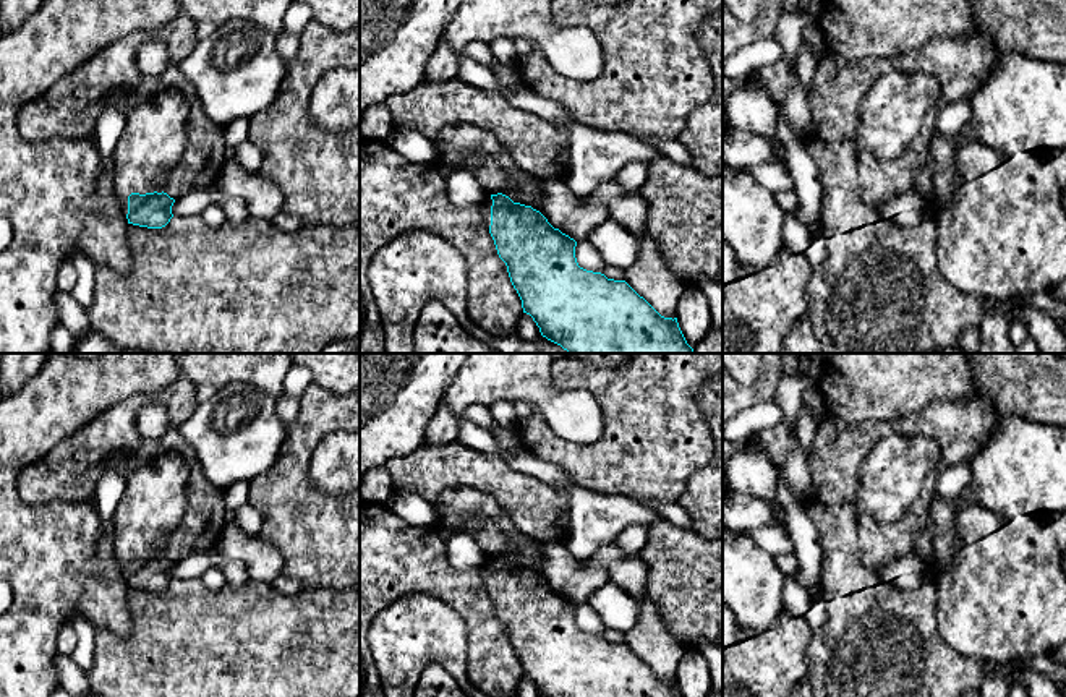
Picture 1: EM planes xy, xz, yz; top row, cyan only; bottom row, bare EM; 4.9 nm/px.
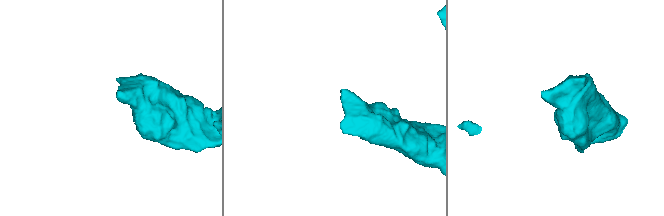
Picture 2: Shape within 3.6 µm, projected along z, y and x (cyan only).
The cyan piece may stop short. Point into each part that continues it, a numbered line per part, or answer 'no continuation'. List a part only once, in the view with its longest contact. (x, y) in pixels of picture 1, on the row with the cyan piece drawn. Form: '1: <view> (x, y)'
1: xy (156, 133)

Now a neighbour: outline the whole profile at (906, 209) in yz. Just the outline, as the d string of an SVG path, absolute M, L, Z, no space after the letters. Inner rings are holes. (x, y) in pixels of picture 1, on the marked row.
M912 190L893 196L881 209L881 216L899 227L912 227L930 216L930 206Z

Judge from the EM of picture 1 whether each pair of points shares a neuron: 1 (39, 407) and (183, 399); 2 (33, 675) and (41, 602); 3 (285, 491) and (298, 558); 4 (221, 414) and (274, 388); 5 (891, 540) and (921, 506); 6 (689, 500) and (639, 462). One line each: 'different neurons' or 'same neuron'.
1: different neurons
2: same neuron
3: same neuron
4: different neurons
5: same neuron
6: different neurons

